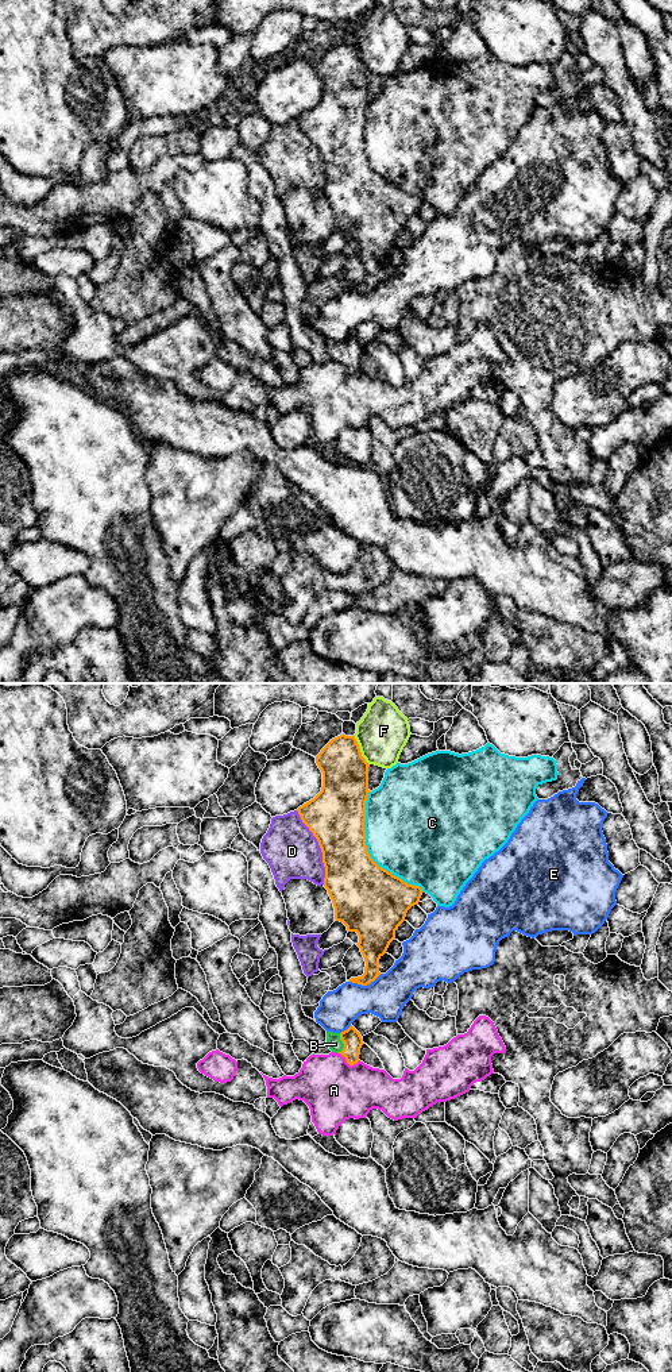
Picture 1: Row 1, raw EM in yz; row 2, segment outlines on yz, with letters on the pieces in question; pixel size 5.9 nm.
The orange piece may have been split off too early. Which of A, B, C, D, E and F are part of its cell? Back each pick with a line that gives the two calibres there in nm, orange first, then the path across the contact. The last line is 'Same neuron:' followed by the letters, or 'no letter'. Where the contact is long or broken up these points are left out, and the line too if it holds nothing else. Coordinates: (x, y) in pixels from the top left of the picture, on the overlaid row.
B: calibres 120 and 90 nm; way yz (352, 1041), (343, 1043), (335, 1044)
Same neuron: B

